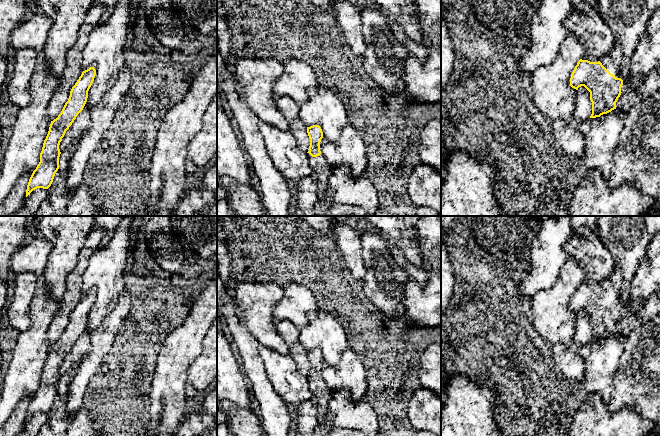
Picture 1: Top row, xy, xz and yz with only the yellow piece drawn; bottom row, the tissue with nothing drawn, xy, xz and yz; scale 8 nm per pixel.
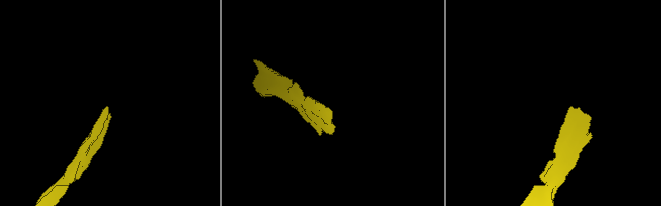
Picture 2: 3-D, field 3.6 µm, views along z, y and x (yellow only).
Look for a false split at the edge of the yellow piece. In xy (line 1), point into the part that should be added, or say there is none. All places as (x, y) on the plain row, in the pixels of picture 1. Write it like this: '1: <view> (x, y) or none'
1: none

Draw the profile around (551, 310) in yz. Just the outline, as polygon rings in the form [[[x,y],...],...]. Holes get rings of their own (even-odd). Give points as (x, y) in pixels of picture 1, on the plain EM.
[[[569,258],[554,285],[532,297],[535,328],[539,336],[552,345],[571,344],[577,314],[570,310],[570,302],[584,274],[585,269],[574,258]]]

